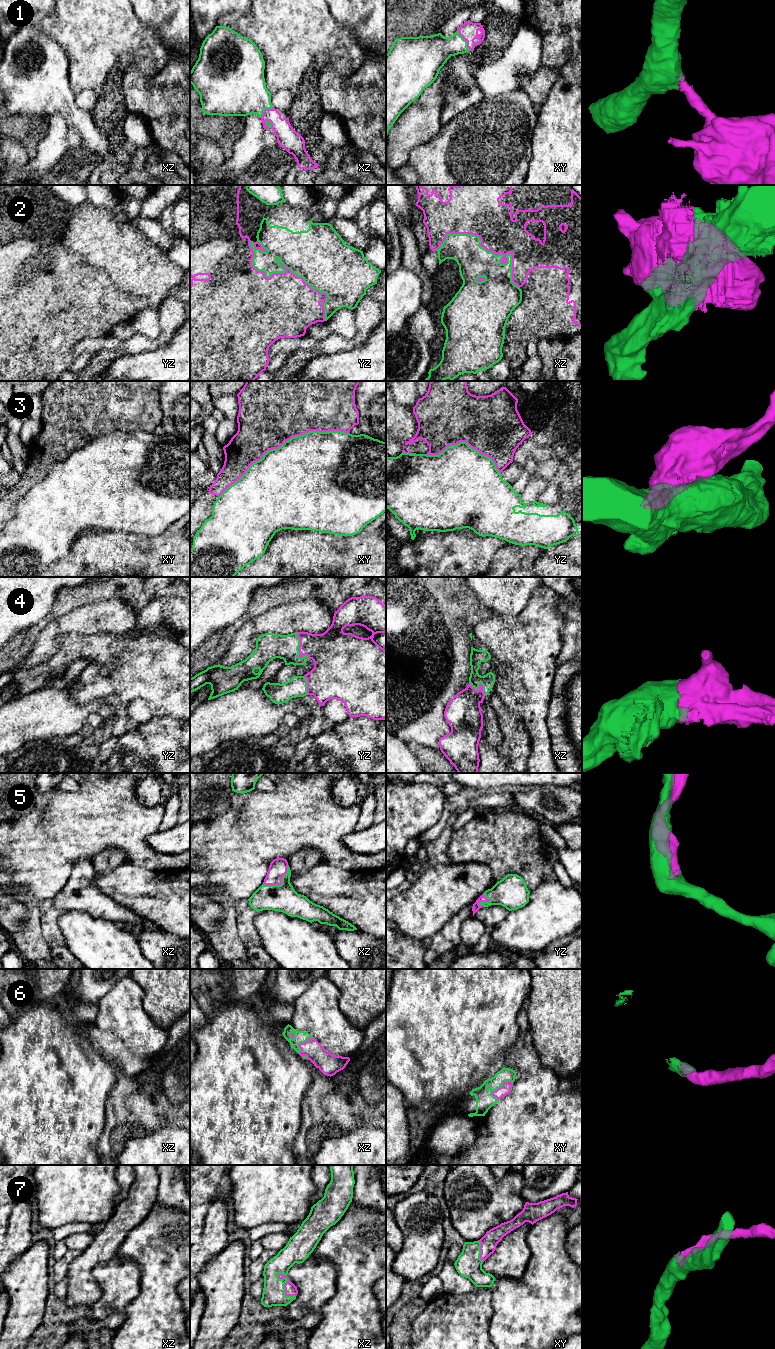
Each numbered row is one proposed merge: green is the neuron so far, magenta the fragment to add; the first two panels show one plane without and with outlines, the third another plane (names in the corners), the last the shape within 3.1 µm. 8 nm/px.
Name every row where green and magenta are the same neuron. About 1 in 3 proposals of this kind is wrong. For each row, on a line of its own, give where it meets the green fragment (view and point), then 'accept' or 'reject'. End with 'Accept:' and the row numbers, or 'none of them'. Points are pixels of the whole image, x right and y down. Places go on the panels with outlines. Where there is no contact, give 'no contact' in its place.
1: contact xy (465, 40); accept
2: contact yz (289, 268); reject
3: contact xy (283, 444); reject
4: contact yz (298, 650); accept
5: contact xz (282, 883); accept
6: contact xy (501, 1085); accept
7: contact xz (283, 1286); accept
Accept: 1, 4, 5, 6, 7

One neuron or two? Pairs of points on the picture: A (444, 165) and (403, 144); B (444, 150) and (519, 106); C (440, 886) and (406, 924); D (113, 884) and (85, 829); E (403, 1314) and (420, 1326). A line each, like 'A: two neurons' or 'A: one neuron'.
A: two neurons
B: one neuron
C: one neuron
D: two neurons
E: two neurons

